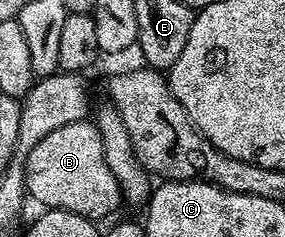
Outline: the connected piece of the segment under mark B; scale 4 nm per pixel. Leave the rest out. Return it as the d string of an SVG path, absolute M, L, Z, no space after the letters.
M83 121L64 125L36 145L24 161L26 165L26 189L31 200L35 199L46 209L71 211L85 219L101 221L110 215L124 200L120 185L104 161L102 135L93 122Z

